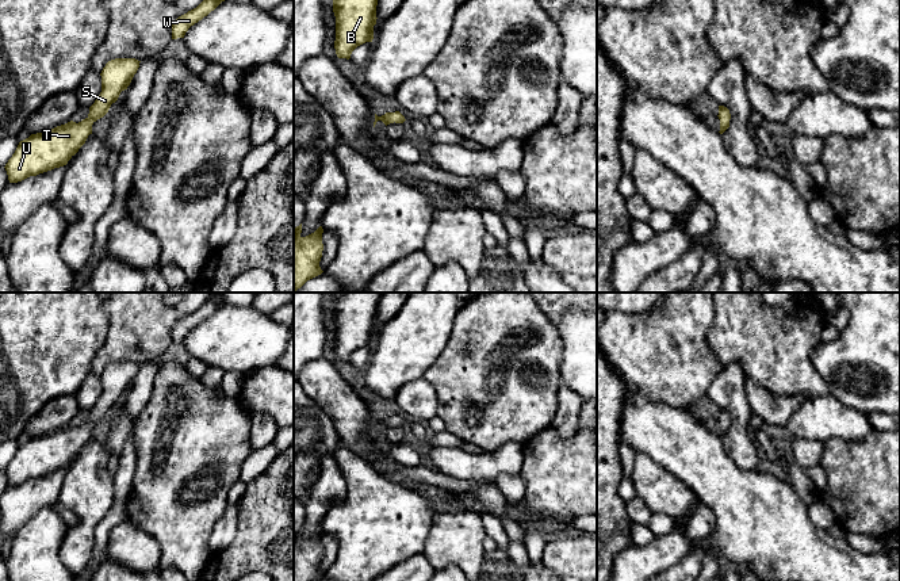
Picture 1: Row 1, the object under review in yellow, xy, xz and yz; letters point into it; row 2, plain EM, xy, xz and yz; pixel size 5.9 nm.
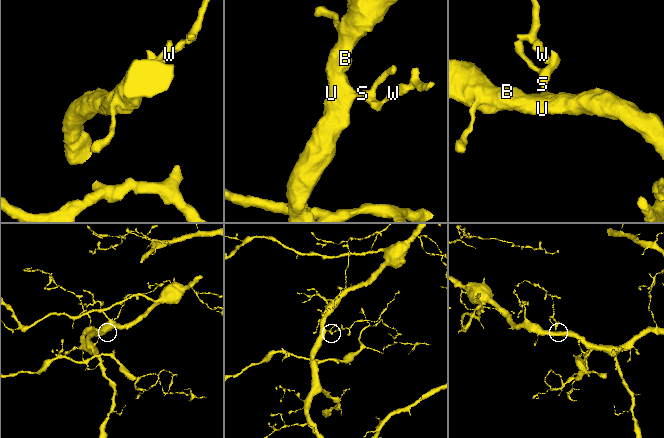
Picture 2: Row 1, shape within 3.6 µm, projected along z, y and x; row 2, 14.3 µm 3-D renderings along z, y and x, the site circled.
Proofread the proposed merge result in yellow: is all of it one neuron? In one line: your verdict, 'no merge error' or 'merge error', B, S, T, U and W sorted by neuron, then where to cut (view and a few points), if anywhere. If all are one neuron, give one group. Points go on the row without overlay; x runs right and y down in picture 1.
no merge error; groups B S T U W; cut none

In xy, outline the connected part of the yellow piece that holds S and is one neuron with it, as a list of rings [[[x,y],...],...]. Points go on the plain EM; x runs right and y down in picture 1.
[[[115,362],[106,367],[102,379],[102,395],[89,410],[85,423],[57,429],[45,436],[31,437],[19,446],[15,456],[5,467],[9,486],[60,471],[78,455],[92,437],[92,428],[103,421],[122,394],[127,393],[139,371],[135,362]]]

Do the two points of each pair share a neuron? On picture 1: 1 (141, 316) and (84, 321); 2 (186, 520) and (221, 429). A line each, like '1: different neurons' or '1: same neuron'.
1: different neurons
2: same neuron

